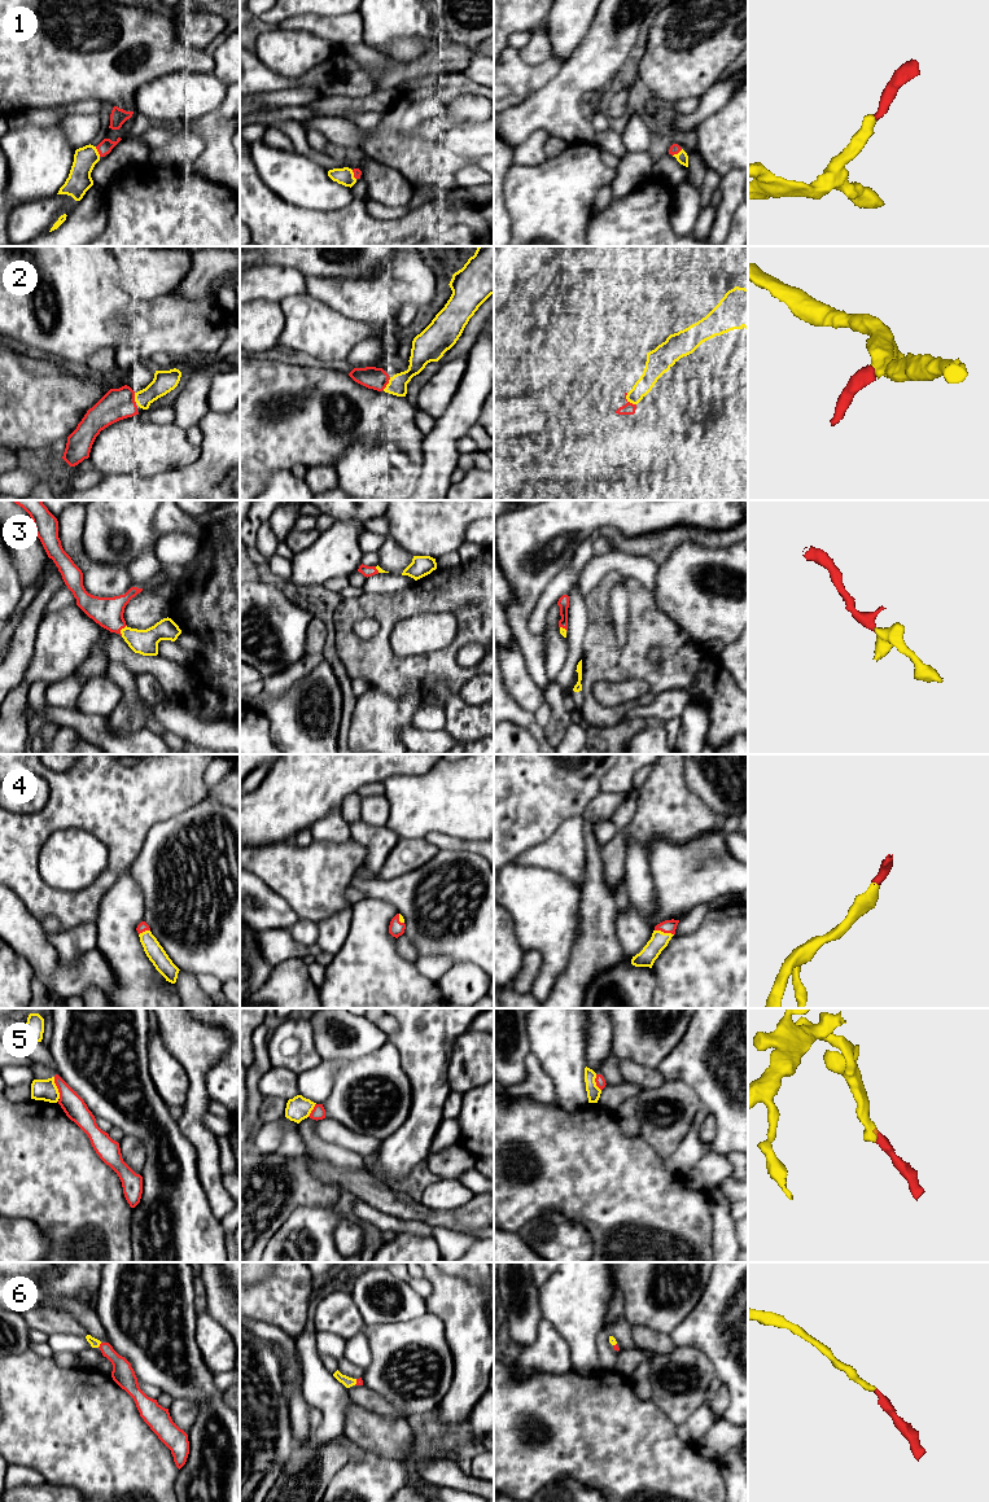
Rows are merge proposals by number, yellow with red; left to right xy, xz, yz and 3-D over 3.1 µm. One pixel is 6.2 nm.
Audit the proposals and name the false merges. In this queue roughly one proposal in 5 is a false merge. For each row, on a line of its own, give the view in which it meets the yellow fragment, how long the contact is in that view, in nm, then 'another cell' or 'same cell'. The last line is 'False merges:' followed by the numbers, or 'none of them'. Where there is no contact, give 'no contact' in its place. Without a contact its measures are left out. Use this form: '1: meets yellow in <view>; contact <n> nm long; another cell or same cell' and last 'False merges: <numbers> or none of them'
1: meets yellow in xy; contact 70 nm long; same cell
2: meets yellow in yz; contact 100 nm long; same cell
3: meets yellow in xy; contact 80 nm long; same cell
4: meets yellow in yz; contact 120 nm long; same cell
5: meets yellow in xy; contact 140 nm long; another cell
6: meets yellow in xy; contact 40 nm long; same cell
False merges: 5

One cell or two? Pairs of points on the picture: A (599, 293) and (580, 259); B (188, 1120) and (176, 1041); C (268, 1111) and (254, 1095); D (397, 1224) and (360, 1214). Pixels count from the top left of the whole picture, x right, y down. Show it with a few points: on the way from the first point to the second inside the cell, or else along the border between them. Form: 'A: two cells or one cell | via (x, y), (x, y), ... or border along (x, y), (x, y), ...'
A: two cells | border along (587, 259), (578, 267)
B: one cell | via (196, 1100), (196, 1060)
C: two cells | border along (265, 1099), (261, 1107), (261, 1116)
D: one cell | via (388, 1224), (370, 1214)

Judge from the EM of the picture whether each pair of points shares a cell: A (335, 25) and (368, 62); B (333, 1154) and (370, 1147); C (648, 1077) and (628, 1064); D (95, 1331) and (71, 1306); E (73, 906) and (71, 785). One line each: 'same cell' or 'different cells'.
A: different cells
B: different cells
C: same cell
D: same cell
E: same cell

